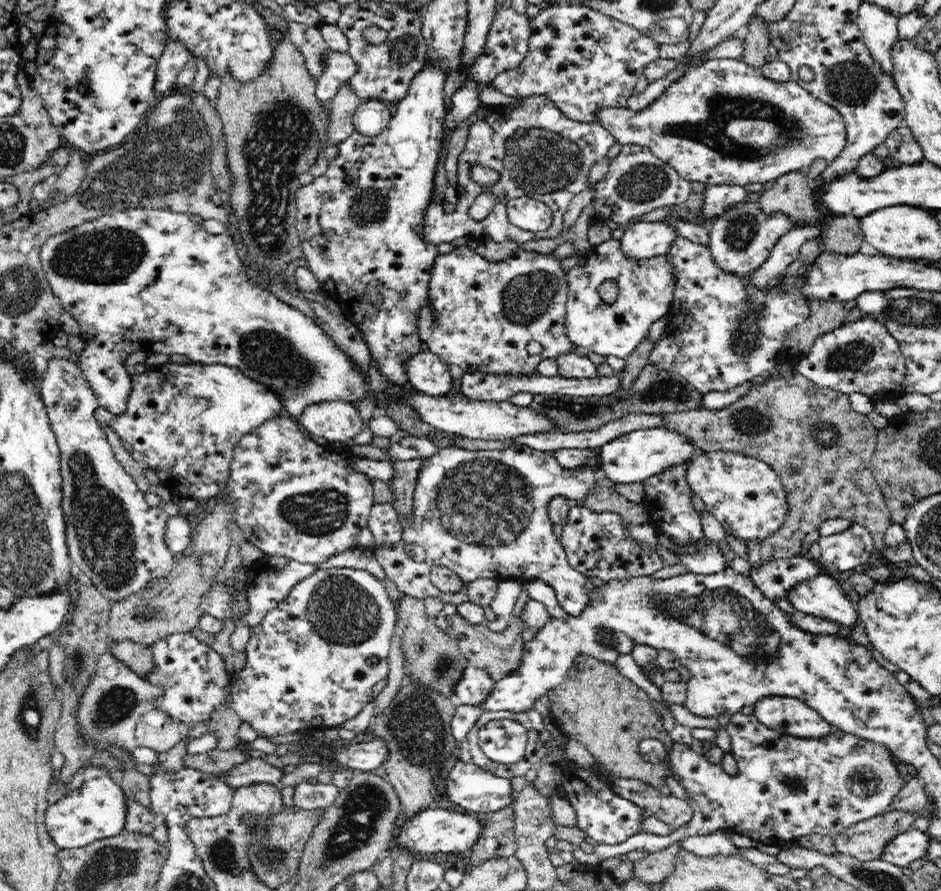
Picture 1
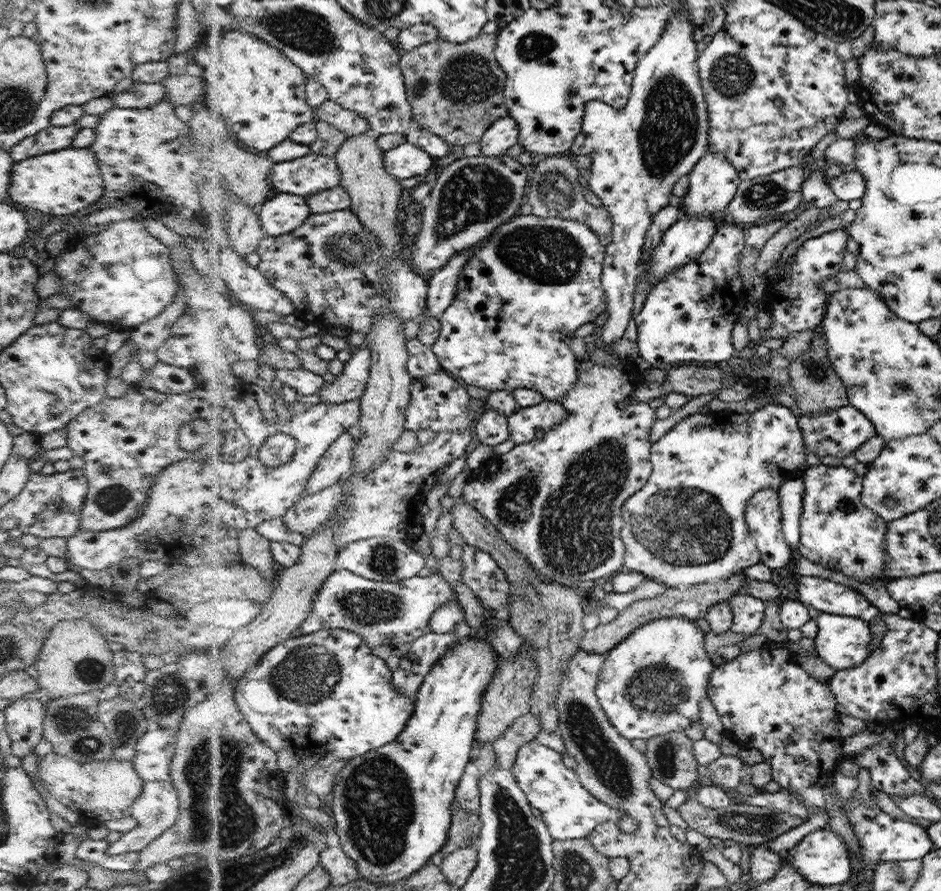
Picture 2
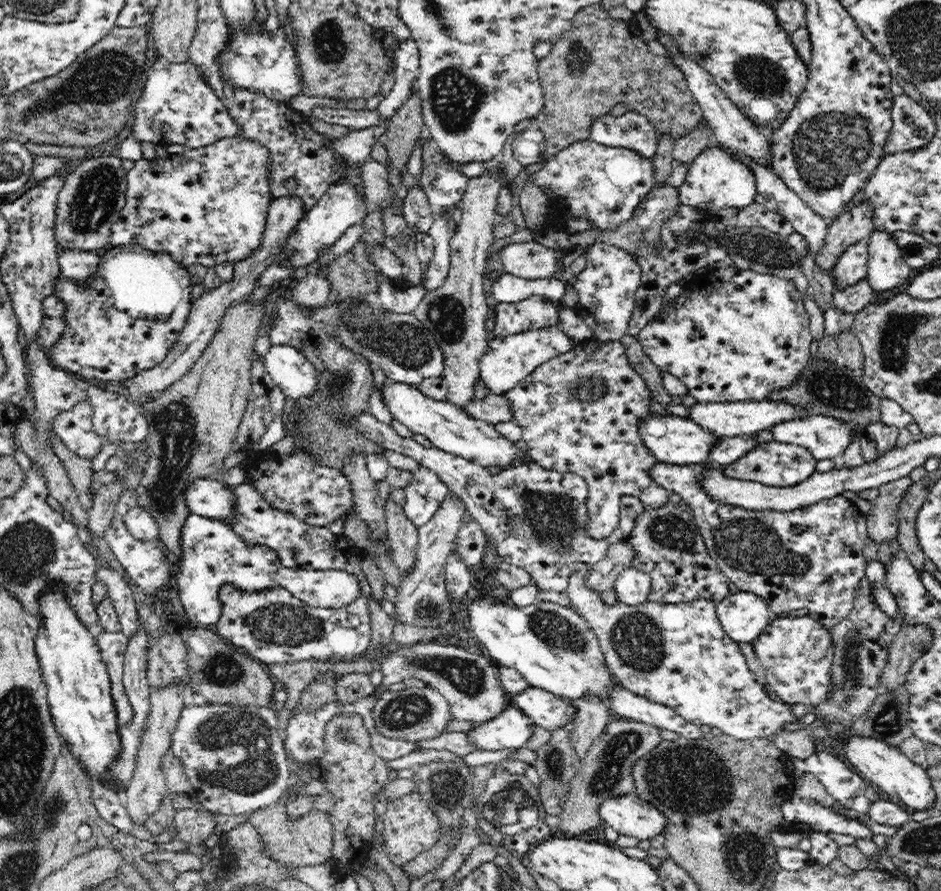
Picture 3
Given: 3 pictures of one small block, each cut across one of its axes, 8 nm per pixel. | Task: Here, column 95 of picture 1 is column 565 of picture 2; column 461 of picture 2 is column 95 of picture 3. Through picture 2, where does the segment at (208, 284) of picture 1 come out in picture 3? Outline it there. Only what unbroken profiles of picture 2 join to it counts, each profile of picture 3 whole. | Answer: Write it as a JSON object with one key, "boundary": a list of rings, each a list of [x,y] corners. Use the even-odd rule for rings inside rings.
{"boundary":[[[142,247],[112,248],[100,255],[96,272],[86,284],[74,284],[65,276],[58,276],[54,296],[67,302],[67,312],[60,317],[66,321],[66,332],[58,344],[50,348],[50,361],[58,369],[80,374],[86,381],[110,379],[124,382],[143,370],[150,370],[173,347],[192,310],[190,274],[167,253],[149,252]]]}

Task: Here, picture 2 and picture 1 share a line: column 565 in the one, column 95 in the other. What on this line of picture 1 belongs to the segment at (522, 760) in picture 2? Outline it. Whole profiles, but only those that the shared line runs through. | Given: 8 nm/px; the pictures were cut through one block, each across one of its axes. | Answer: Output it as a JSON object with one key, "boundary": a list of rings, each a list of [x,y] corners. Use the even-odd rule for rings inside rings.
{"boundary":[[[83,765],[80,772],[74,773],[72,782],[65,784],[66,796],[58,802],[48,805],[45,812],[45,823],[48,834],[58,845],[58,850],[82,848],[102,838],[120,834],[126,824],[127,798],[112,778],[106,767]]]}

